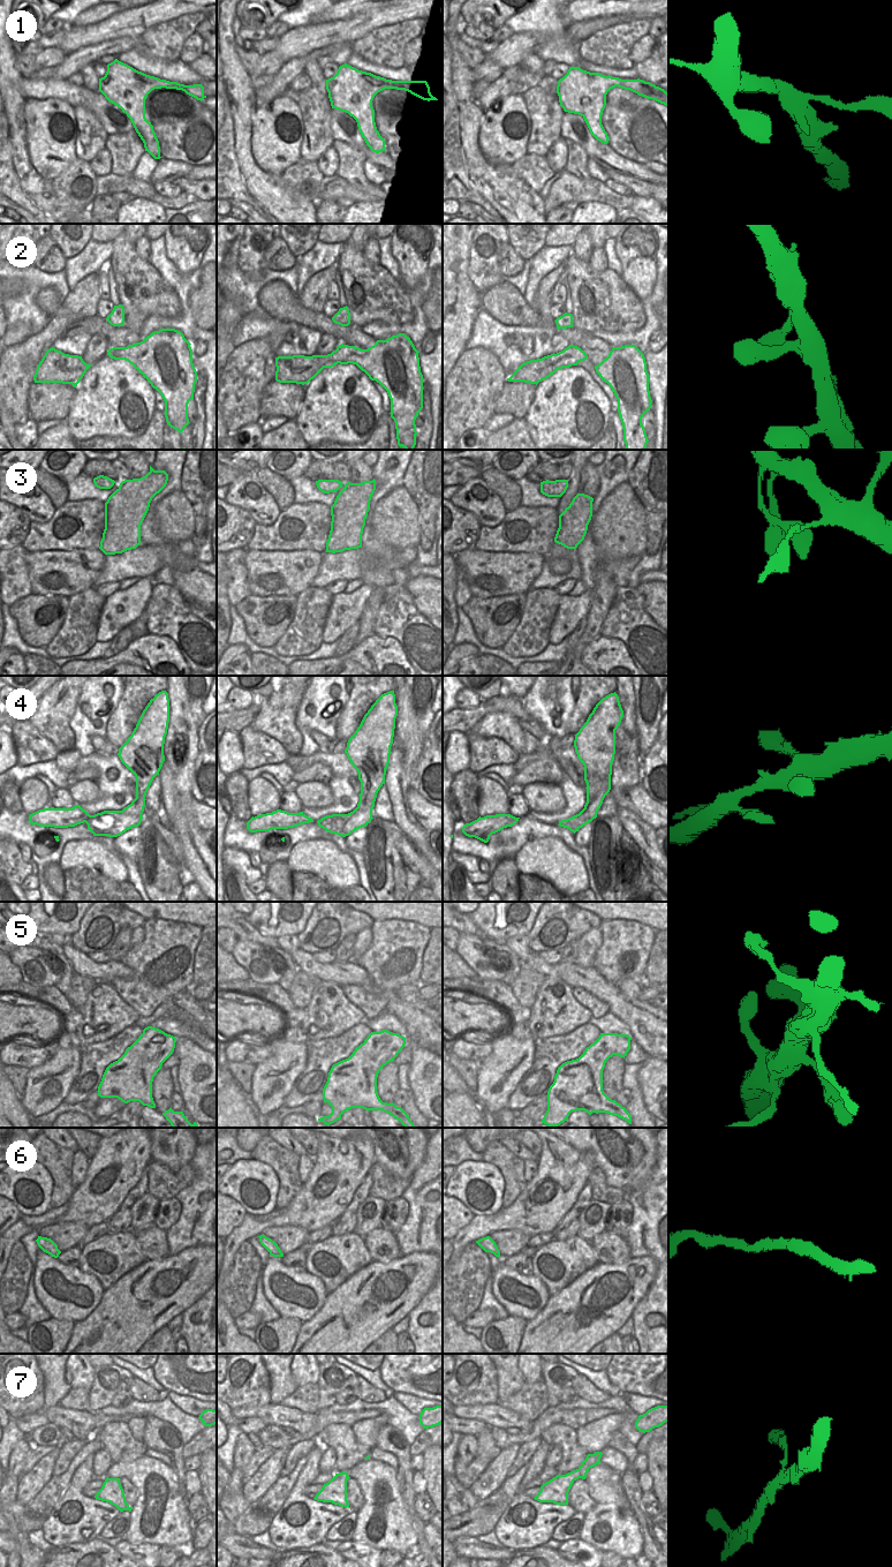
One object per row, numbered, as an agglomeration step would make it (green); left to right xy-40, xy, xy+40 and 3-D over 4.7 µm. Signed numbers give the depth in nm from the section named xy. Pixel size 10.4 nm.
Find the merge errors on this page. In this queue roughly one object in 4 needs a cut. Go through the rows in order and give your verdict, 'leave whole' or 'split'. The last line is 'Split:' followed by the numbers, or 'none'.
1: leave whole
2: leave whole
3: leave whole
4: leave whole
5: leave whole
6: leave whole
7: leave whole
Split: none

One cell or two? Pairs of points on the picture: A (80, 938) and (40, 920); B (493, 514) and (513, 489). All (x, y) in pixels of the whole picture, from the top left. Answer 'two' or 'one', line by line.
A: two
B: two

